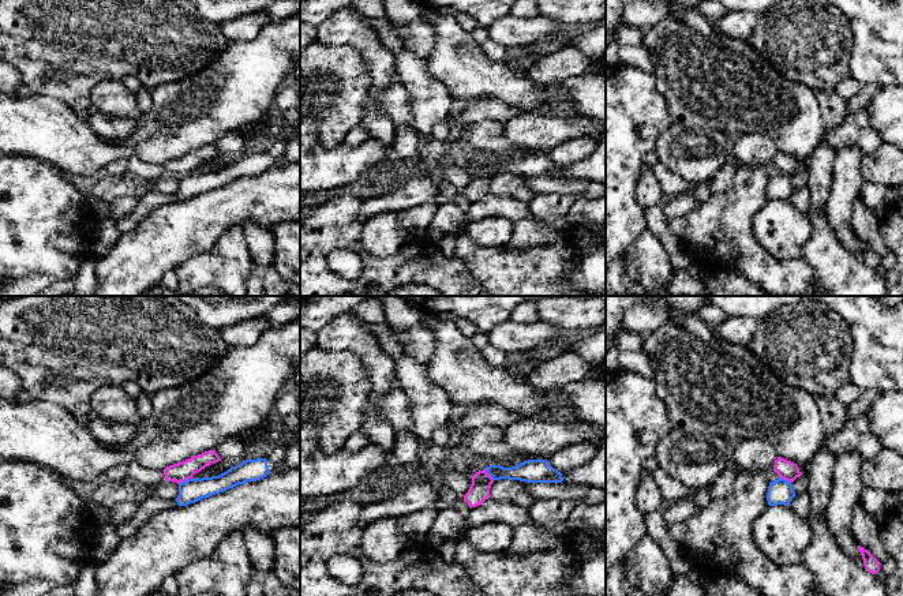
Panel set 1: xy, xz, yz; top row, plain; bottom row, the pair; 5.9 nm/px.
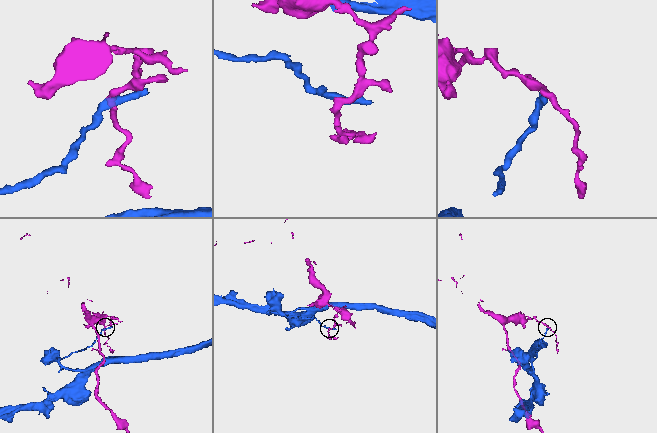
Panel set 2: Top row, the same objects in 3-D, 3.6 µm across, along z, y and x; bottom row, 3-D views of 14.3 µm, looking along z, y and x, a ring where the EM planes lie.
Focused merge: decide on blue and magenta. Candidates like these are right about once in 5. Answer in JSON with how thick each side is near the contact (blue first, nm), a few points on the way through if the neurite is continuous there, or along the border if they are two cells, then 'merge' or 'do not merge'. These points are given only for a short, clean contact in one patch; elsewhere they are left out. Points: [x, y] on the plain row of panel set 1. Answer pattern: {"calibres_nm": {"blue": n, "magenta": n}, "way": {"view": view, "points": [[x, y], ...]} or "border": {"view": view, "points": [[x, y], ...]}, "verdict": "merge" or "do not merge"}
{"calibres_nm": {"blue": 140, "magenta": 120}, "verdict": "do not merge"}

